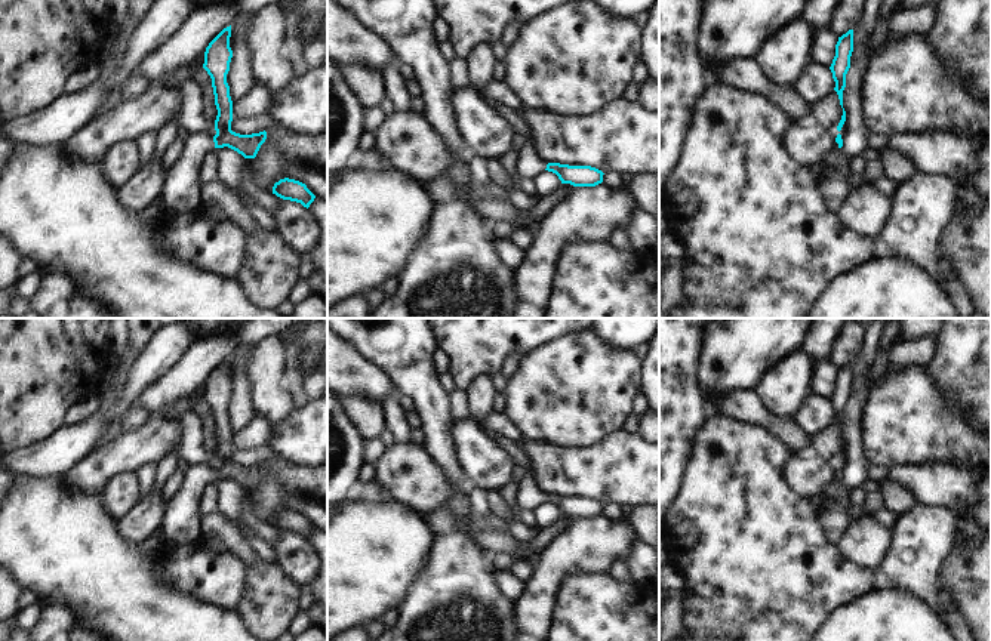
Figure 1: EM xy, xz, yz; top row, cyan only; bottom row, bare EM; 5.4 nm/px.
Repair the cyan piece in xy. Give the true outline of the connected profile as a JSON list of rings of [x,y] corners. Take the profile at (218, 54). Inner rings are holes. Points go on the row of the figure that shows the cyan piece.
[[[231,25],[224,28],[206,47],[203,68],[212,78],[218,115],[215,130],[196,135],[185,133],[182,152],[166,172],[161,189],[161,204],[166,215],[190,215],[203,206],[198,197],[200,181],[197,178],[201,158],[215,148],[228,147],[244,158],[255,158],[267,139],[267,132],[240,135],[231,130],[233,101],[227,74],[233,50],[230,47]]]

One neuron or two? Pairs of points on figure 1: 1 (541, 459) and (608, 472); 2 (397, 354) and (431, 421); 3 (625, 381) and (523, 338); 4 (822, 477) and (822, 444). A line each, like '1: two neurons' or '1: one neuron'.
1: one neuron
2: one neuron
3: two neurons
4: two neurons

